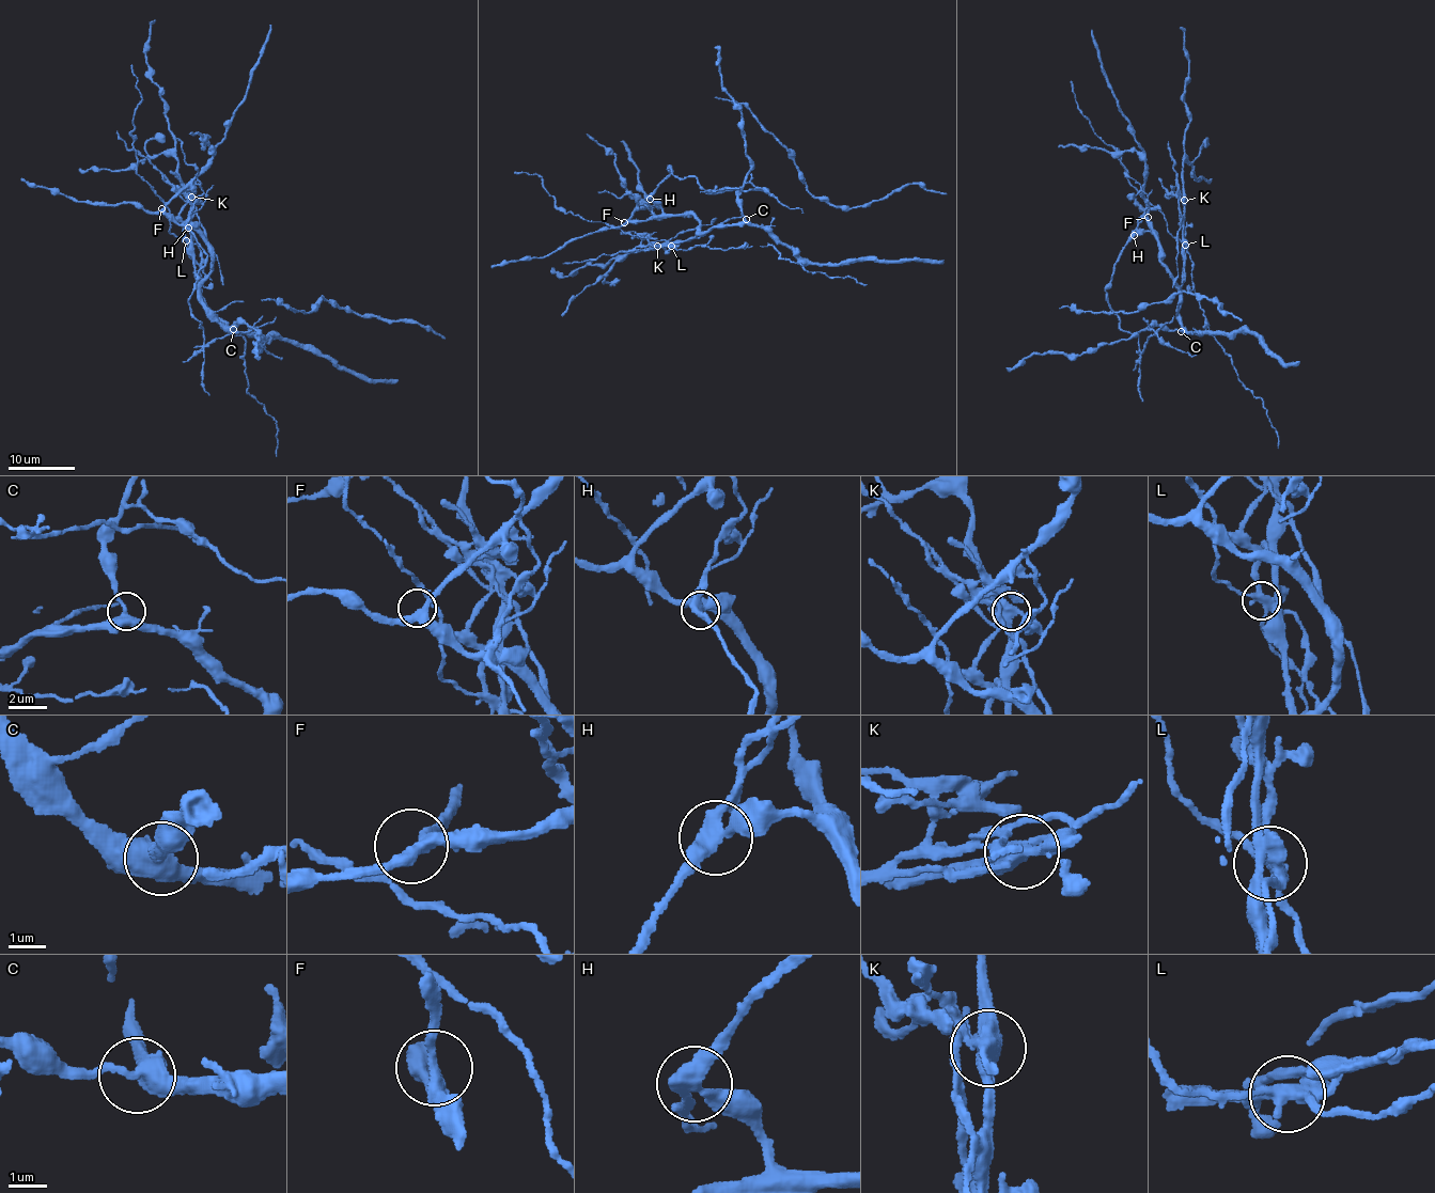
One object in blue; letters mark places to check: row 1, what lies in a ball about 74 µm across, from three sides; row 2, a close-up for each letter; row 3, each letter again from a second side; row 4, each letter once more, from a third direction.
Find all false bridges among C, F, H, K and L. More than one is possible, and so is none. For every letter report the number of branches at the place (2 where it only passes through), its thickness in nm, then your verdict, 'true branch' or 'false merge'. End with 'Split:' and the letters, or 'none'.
C: 3 branches meet; 400 nm thick; true branch
F: 3 branches meet; 300 nm thick; true branch
H: 3 branches meet; 360 nm thick; false merge
K: 4 branches meet; 440 nm thick; false merge
L: 5 branches meet; 340 nm thick; false merge
Split: H, K, L

